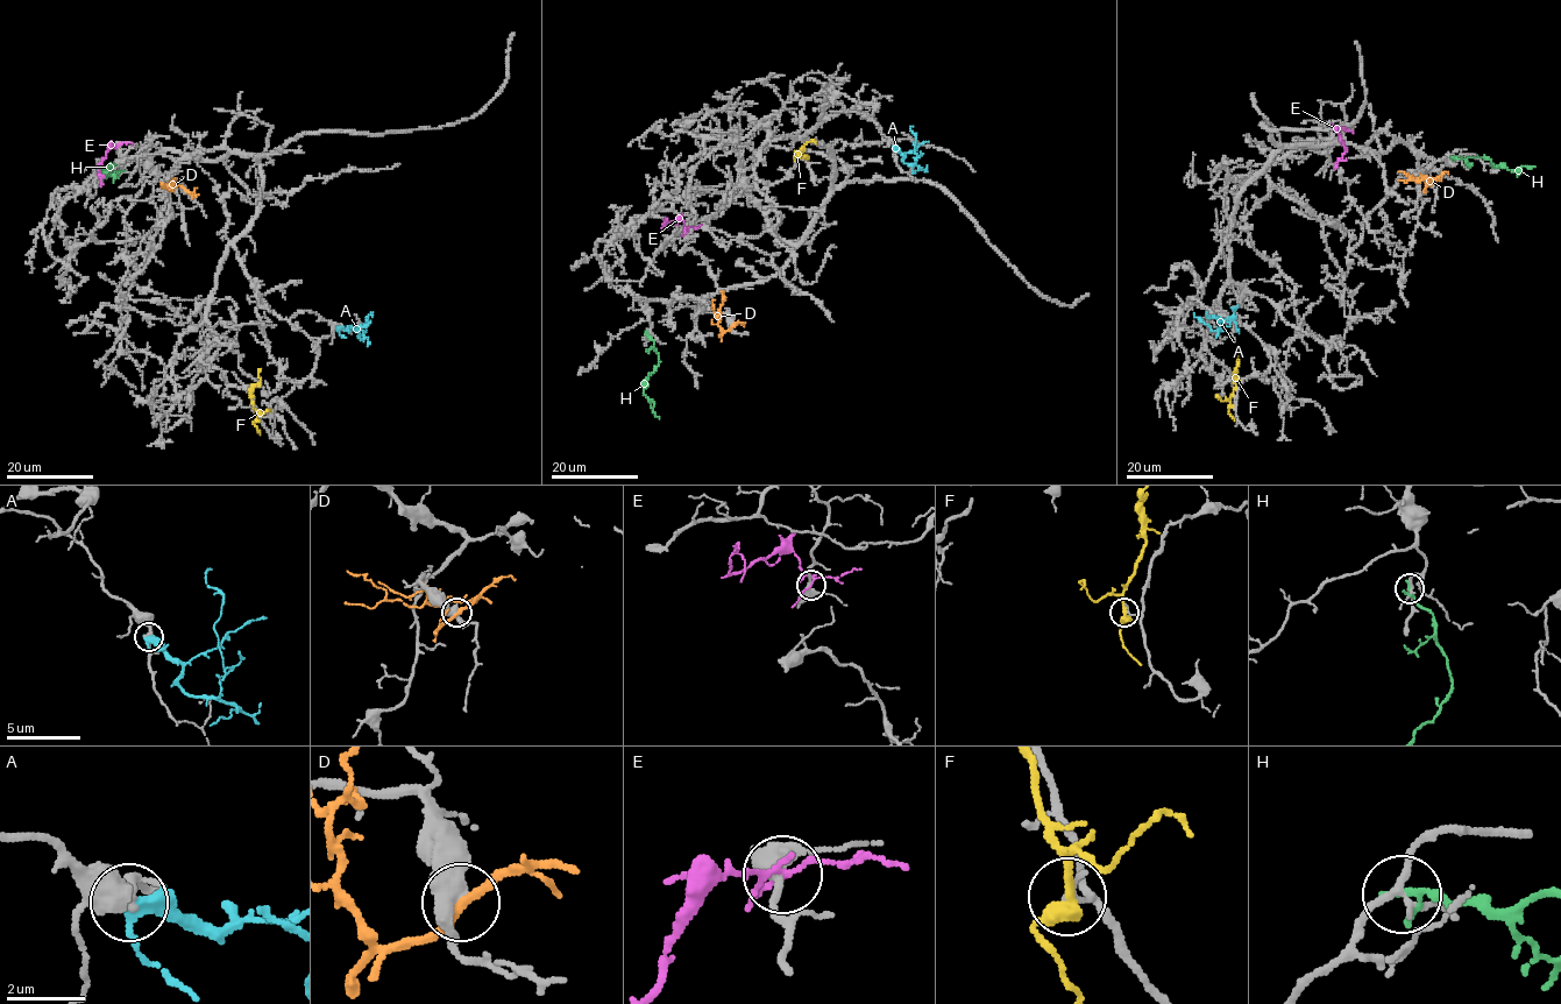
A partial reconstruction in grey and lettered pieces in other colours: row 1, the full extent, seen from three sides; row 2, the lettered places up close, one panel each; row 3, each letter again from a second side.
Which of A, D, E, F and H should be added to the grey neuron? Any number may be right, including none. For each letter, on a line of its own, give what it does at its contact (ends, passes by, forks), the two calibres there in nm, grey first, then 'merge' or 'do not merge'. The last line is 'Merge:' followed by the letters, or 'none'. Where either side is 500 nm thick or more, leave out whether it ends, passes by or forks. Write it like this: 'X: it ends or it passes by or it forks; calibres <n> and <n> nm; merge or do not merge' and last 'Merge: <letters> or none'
A: it passes by; calibres 240 and 360 nm; do not merge
D: calibres 500 and 240 nm; merge
E: it forks; calibres 300 and 100 nm; do not merge
F: it passes by; calibres 130 and 360 nm; do not merge
H: it passes by; calibres 170 and 170 nm; do not merge
Merge: D

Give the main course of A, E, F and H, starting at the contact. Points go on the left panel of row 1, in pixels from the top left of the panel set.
A: (338, 327), (348, 330), (357, 326), (363, 340), (352, 329), (353, 323)
E: (120, 145), (113, 146), (98, 165), (101, 186)
F: (257, 418), (252, 388), (260, 381), (261, 368)
H: (98, 167), (114, 164), (106, 171), (106, 176), (114, 170), (125, 170)

